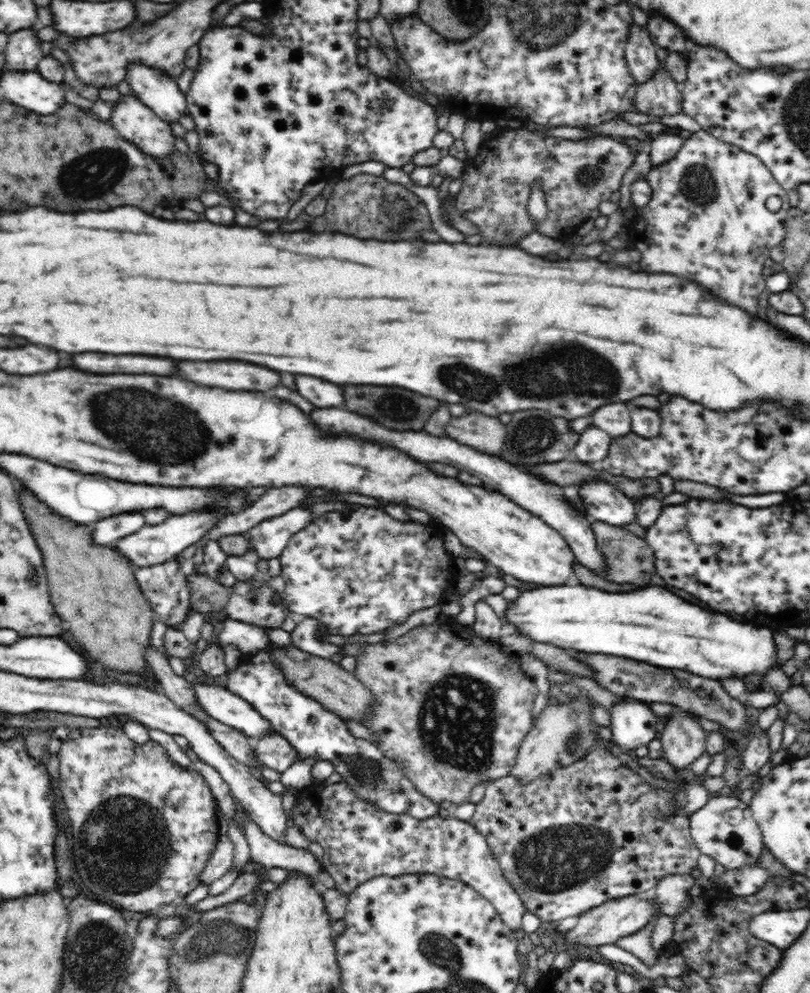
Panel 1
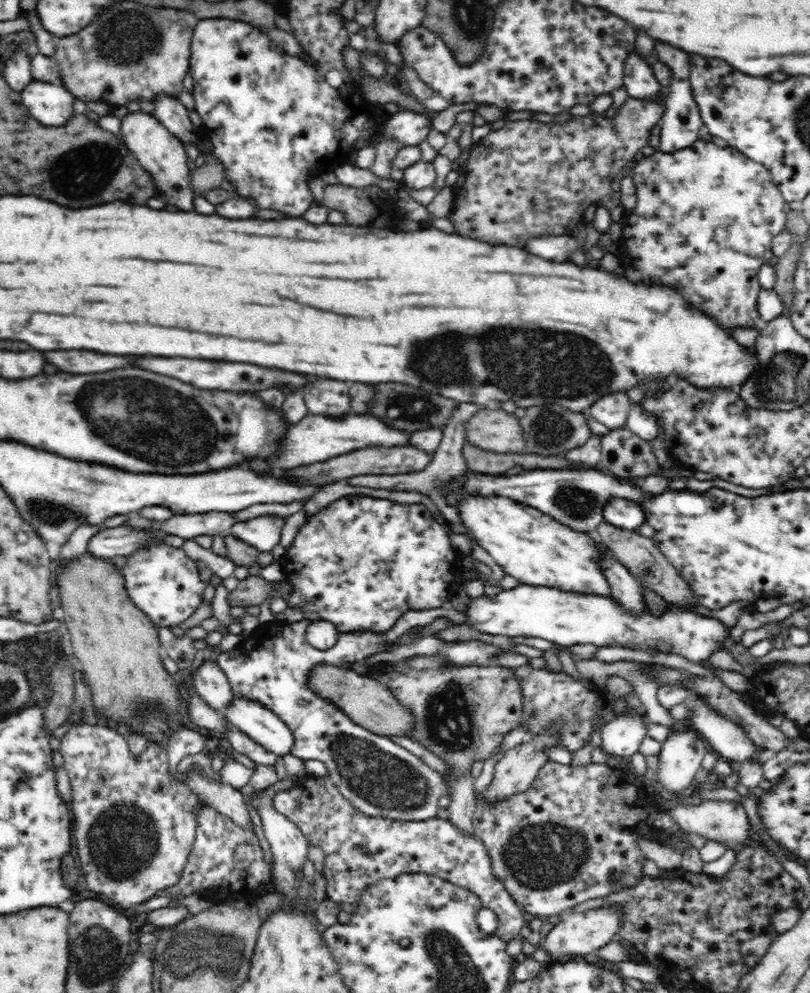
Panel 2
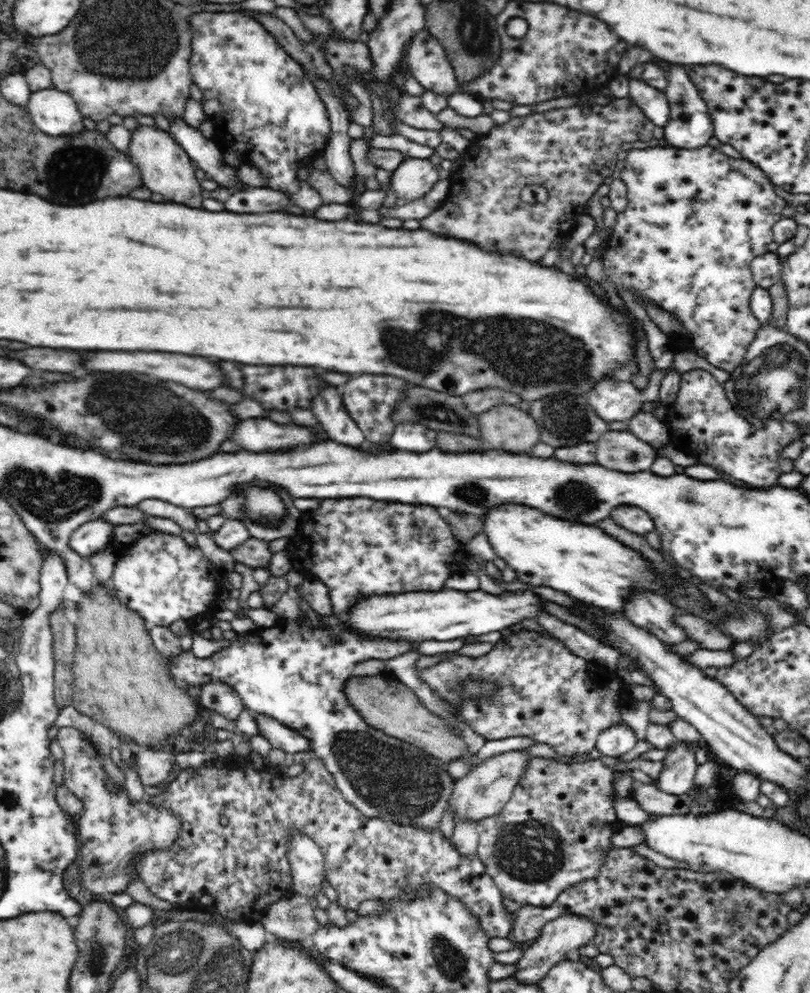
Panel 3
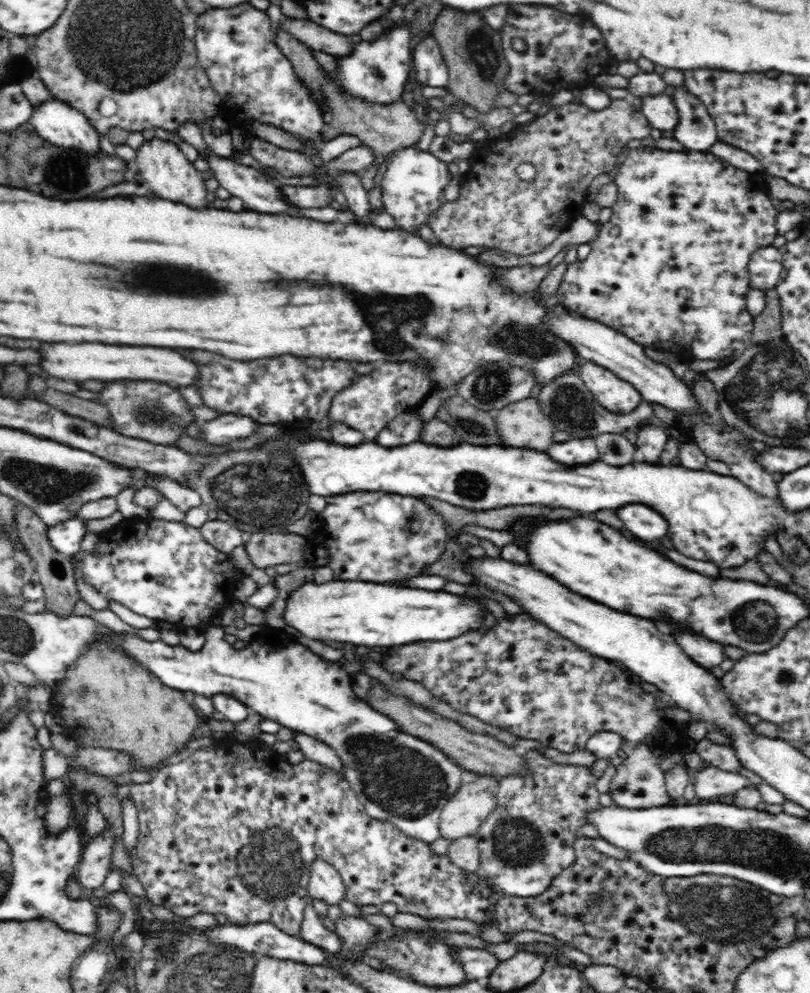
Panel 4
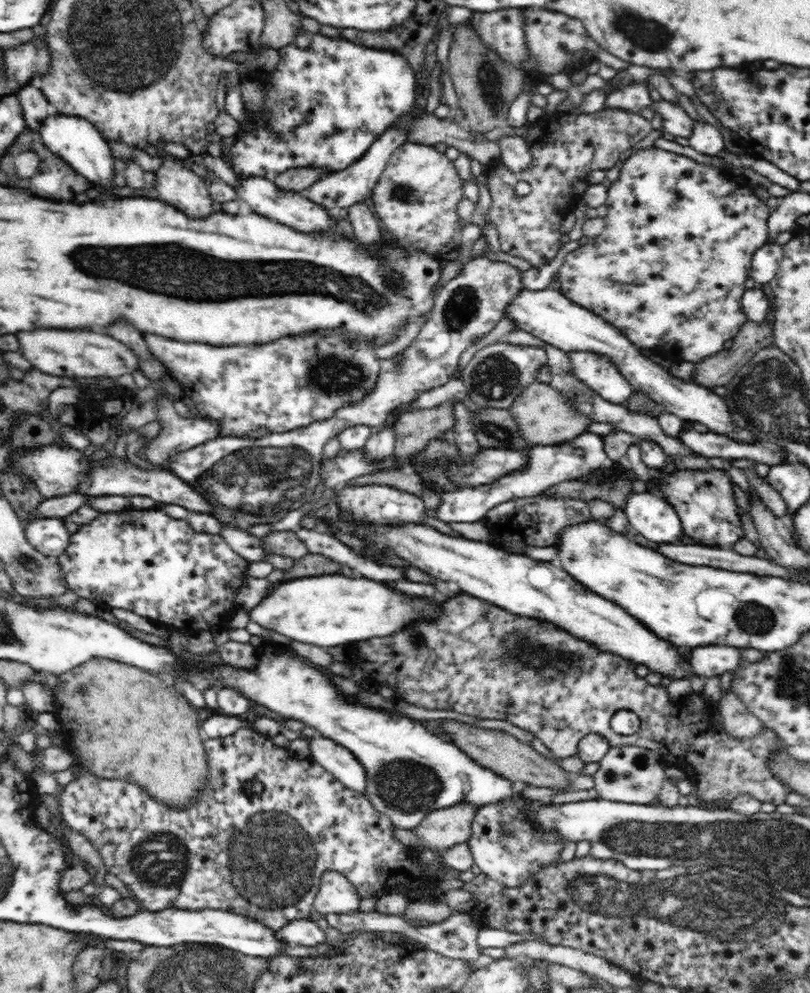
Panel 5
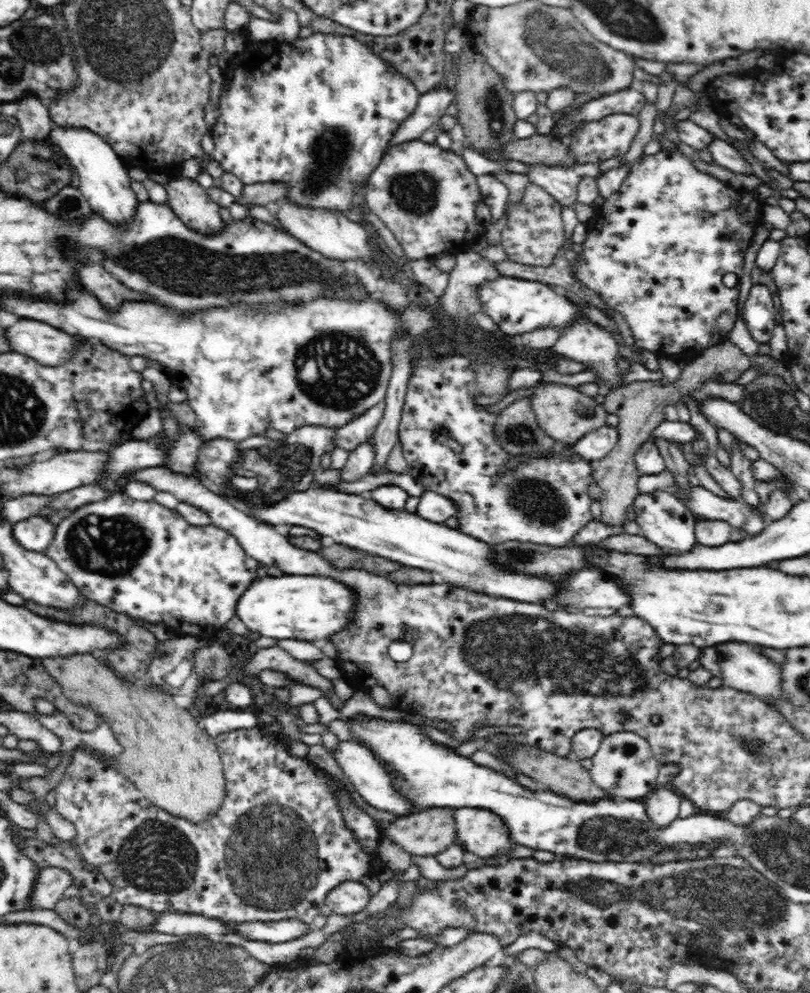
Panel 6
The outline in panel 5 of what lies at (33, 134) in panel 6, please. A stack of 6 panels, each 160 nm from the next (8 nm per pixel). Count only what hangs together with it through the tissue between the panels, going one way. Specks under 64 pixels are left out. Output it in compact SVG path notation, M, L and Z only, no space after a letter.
M26 86L26 88L17 89L16 92L20 96L22 114L29 129L38 131L48 116L57 114L56 107L46 100L46 95L42 94L38 88Z

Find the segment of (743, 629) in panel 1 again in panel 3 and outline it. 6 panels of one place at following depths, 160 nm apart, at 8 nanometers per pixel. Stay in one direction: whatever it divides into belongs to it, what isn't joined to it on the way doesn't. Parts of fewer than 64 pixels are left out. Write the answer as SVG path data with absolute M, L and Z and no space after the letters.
M442 589L436 592L408 592L400 596L370 596L362 598L344 624L360 634L372 634L384 639L406 640L418 644L424 640L456 640L465 636L479 636L510 628L524 618L542 614L543 600L528 590L507 591L494 595L482 591L462 592Z

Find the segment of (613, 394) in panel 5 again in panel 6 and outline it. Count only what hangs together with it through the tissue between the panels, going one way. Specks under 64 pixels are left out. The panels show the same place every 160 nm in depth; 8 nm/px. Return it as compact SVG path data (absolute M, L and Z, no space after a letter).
M578 316L568 328L566 332L559 336L559 339L553 344L553 352L555 354L560 354L566 359L574 360L574 362L579 362L580 364L586 364L588 371L596 373L600 380L597 382L599 396L606 396L610 390L614 390L624 381L624 376L618 368L616 358L620 356L618 352L618 345L612 332L610 330L602 328L598 324L592 323L586 317Z

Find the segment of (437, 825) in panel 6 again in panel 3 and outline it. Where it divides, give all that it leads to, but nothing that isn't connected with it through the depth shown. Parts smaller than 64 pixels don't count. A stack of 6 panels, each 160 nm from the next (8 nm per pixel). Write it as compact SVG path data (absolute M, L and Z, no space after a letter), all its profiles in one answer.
M511 751L493 756L474 766L463 780L456 781L454 784L447 807L455 814L454 820L470 819L476 822L499 813L506 802L512 798L515 787L525 774L524 770L530 758L527 752Z

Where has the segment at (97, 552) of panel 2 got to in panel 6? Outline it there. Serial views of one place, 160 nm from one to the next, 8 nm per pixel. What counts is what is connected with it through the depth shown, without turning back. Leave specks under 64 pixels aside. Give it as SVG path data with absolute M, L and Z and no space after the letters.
M41 514L16 522L12 526L12 533L21 547L46 553L50 542L54 540L54 526L44 514Z

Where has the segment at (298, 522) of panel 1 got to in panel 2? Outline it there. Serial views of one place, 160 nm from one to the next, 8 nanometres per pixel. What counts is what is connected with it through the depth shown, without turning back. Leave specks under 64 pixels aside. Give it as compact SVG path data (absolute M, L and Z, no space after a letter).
M260 516L252 520L238 521L230 535L258 549L270 552L280 542L285 518L279 516Z

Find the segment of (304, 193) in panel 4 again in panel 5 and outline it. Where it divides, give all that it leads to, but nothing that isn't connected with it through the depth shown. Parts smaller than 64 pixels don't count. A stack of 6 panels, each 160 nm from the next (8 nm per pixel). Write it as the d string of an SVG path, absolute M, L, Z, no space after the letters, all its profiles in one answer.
M388 128L370 145L370 148L356 162L353 162L343 171L326 174L320 180L317 180L312 186L309 186L307 199L312 202L328 208L334 212L341 208L348 208L357 202L366 198L374 185L378 182L381 172L385 169L388 159L392 156L396 147L406 143L407 132L403 128Z

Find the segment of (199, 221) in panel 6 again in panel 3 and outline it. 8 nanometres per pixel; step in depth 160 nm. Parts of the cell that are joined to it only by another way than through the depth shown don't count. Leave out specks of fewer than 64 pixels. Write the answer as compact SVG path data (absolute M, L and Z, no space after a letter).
M140 125L131 132L129 151L131 161L140 169L141 179L146 188L162 194L172 202L188 202L190 208L200 208L202 192L201 174L192 166L189 154L176 142L174 137L158 127Z

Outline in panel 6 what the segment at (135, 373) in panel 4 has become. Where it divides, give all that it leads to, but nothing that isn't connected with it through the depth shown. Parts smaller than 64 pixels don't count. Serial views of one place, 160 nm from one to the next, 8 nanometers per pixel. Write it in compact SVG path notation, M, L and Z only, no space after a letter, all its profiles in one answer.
M18 320L14 326L8 328L8 342L10 346L24 354L24 356L30 356L34 360L46 367L60 367L67 364L68 360L72 358L72 350L76 346L78 340L82 341L82 338L78 336L70 336L58 328L52 328L48 324L42 324L42 322L36 322L36 320Z

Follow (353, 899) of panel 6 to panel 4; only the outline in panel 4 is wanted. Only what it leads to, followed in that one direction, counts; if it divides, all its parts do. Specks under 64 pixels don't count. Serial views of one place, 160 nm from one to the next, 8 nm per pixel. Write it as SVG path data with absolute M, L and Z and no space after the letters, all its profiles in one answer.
M314 859L309 868L308 892L313 899L323 900L328 905L346 899L347 892L338 871L324 859Z

